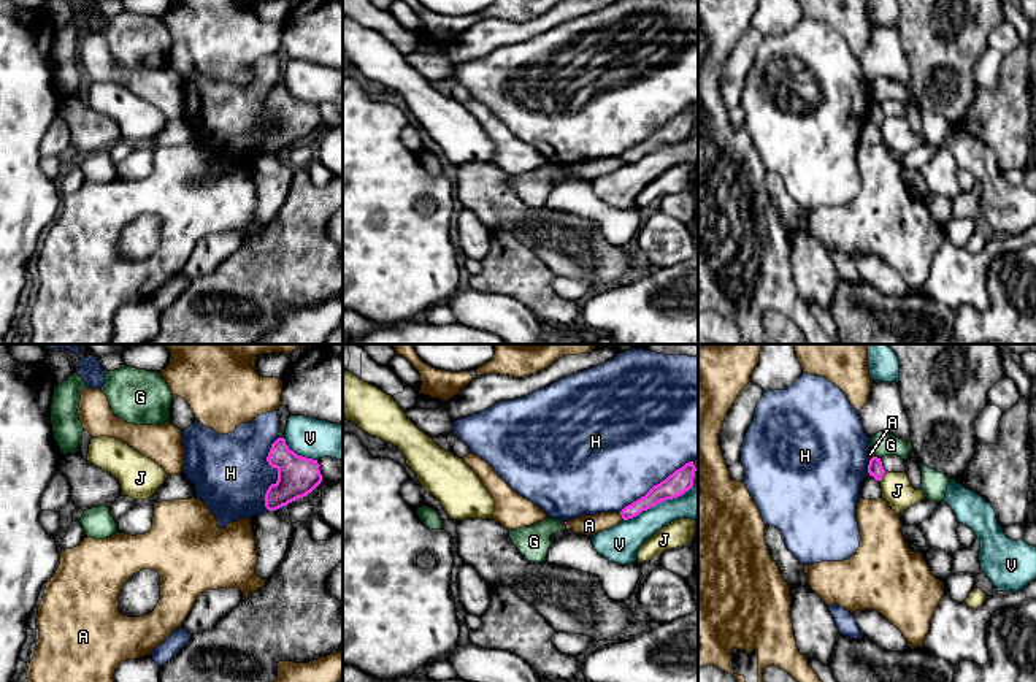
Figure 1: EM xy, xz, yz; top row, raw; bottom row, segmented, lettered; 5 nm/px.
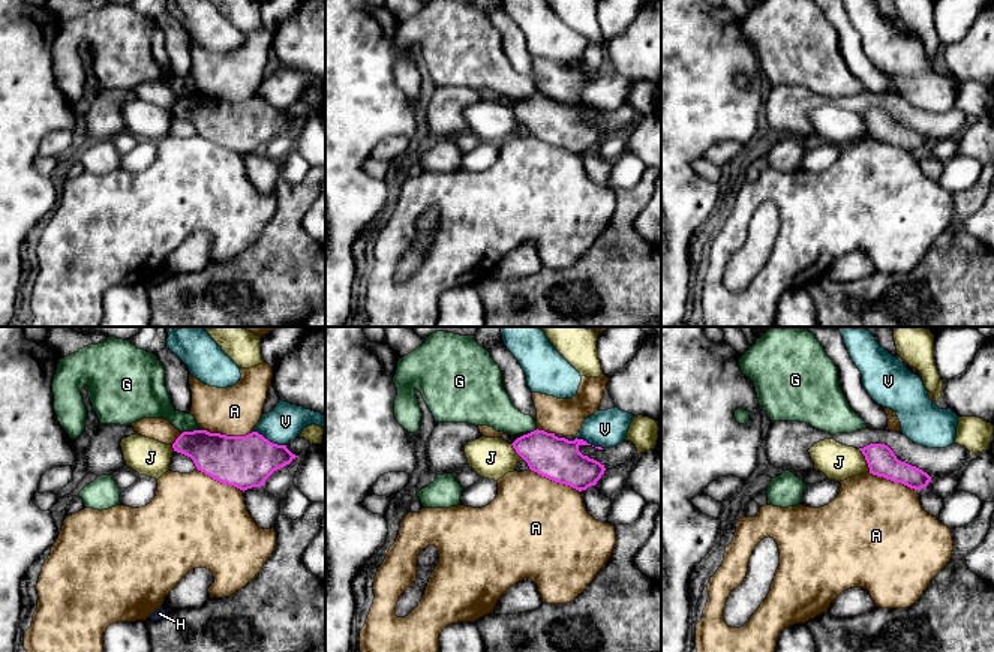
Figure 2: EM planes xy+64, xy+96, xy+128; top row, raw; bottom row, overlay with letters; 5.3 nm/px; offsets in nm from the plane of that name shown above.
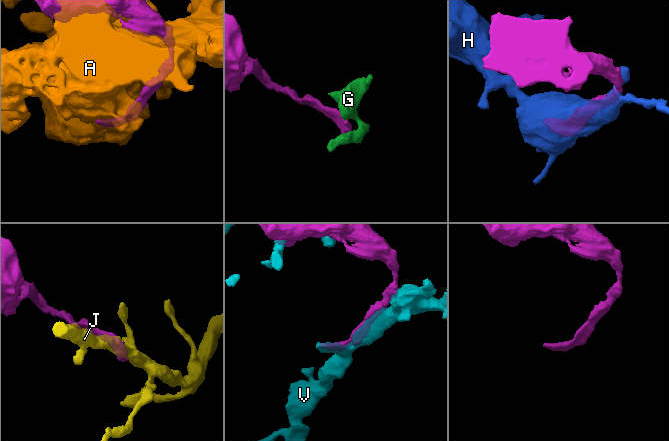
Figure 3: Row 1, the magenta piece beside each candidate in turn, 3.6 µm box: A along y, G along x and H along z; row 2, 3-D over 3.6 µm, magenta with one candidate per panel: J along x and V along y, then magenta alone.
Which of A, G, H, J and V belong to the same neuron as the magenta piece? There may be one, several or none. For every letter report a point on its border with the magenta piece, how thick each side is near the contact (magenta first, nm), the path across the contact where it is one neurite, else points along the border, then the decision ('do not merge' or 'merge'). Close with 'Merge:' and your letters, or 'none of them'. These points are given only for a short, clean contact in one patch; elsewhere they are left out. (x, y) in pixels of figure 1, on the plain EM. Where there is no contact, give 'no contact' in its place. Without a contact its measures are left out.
A: meets magenta in xz at (621, 159); 90 nm thick on the magenta side, 110 nm on the other; do not merge
G: meets magenta in yz at (876, 102); 80 nm thick on the magenta side, 120 nm on the other; border along yz (874, 100), (879, 103); do not merge
H: meets magenta in xy at (278, 119); 200 nm thick on the magenta side, 380 nm on the other; do not merge
J: meets magenta in yz at (882, 119); 80 nm thick on the magenta side, 160 nm on the other; do not merge
V: meets magenta in xz at (657, 148); 120 nm thick on the magenta side, 170 nm on the other; do not merge
Merge: none of them

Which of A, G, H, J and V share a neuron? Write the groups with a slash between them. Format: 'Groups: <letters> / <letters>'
Groups: A / G / H / J / V

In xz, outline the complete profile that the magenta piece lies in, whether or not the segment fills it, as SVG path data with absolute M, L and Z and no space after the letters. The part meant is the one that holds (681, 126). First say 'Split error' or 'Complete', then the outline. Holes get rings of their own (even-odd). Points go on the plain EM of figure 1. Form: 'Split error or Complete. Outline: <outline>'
Complete. Outline: M693 106L685 108L682 113L670 119L665 125L654 130L644 141L625 151L620 155L622 163L624 165L633 163L643 155L647 155L662 146L684 140L693 132L695 116L696 113Z

